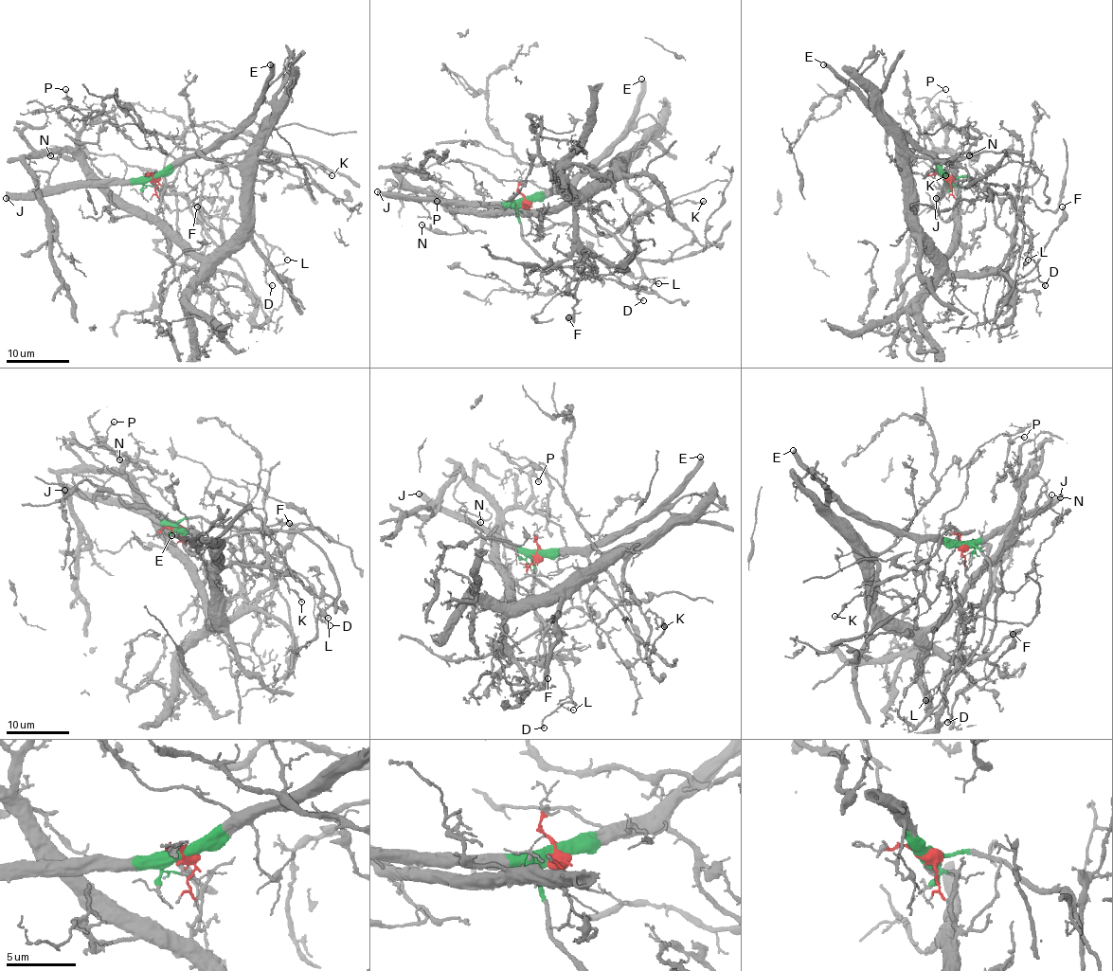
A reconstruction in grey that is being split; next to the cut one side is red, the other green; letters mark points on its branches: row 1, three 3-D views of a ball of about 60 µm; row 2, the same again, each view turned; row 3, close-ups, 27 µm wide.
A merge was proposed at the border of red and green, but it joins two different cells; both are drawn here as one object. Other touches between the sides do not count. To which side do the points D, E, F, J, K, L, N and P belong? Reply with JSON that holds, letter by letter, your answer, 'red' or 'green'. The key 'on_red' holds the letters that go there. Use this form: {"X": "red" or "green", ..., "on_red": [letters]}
{"D": "green", "E": "green", "F": "red", "J": "green", "K": "red", "L": "green", "N": "red", "P": "red", "on_red": ["F", "K", "N", "P"]}

